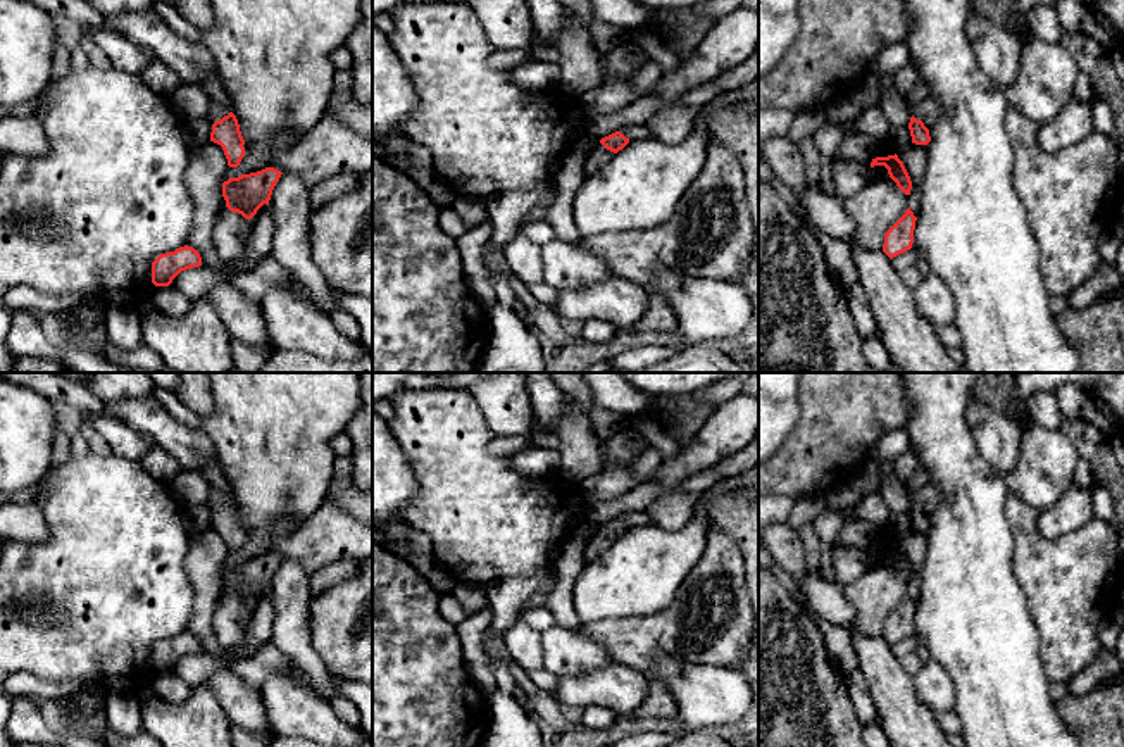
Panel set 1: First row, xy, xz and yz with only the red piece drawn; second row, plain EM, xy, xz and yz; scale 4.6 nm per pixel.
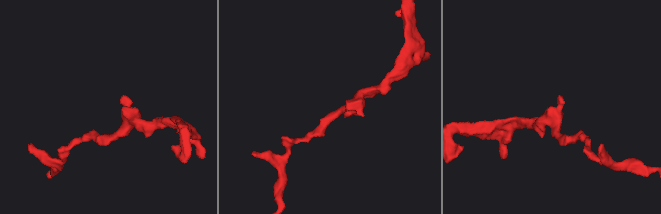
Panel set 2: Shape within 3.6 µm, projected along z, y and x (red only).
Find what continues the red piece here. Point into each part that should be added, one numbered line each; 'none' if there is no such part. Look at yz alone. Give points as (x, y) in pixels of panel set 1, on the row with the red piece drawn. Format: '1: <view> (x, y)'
1: yz (928, 111)

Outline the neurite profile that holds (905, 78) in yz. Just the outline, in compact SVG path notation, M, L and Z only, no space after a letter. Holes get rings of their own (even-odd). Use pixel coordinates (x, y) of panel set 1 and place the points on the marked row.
M910 62L895 72L895 88L907 97L919 79L915 66Z

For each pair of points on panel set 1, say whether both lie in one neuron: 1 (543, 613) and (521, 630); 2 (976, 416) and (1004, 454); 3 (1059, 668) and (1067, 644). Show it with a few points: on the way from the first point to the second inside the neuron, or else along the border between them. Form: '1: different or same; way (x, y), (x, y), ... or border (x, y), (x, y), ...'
1: different; border (521, 616), (540, 632)
2: same; way (985, 425), (999, 439), (1000, 445)
3: same; way (1062, 663), (1066, 649)

